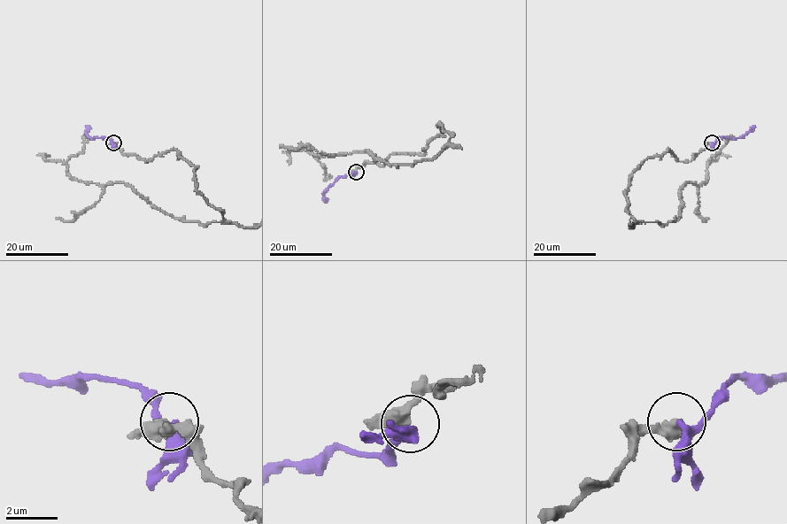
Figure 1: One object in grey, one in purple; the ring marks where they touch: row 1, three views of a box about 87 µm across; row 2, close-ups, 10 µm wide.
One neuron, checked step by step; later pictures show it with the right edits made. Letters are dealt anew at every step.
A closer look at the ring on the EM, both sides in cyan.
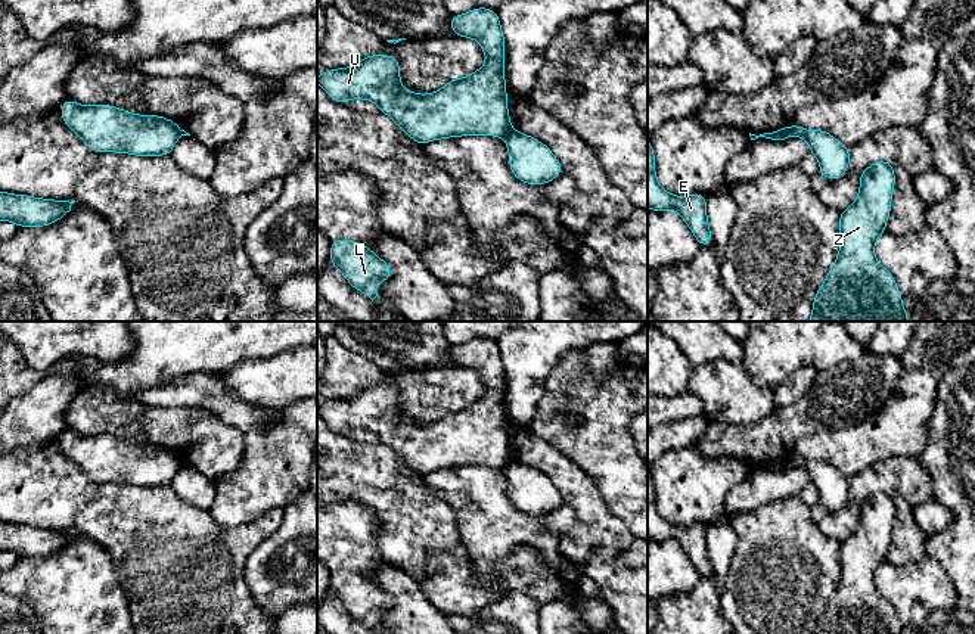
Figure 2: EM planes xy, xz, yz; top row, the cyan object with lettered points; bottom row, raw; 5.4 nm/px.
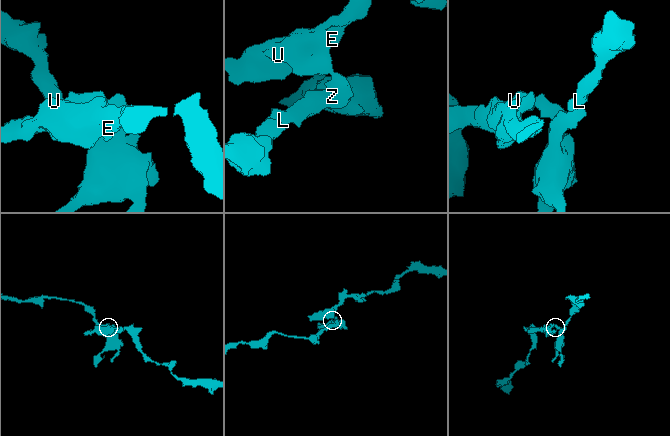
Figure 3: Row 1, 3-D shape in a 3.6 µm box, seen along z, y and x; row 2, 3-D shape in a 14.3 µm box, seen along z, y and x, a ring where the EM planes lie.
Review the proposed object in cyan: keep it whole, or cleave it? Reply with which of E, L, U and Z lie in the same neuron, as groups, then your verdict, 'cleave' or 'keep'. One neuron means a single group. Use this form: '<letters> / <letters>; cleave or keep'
E U / L Z; cleave

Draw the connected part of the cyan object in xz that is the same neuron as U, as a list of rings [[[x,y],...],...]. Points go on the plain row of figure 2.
[[[475,338],[451,345],[456,367],[476,370],[485,394],[468,407],[450,410],[441,420],[417,425],[403,419],[395,385],[363,388],[353,397],[327,400],[317,414],[333,431],[375,432],[416,473],[462,467],[506,467],[512,461],[504,411],[504,366],[496,341]]]

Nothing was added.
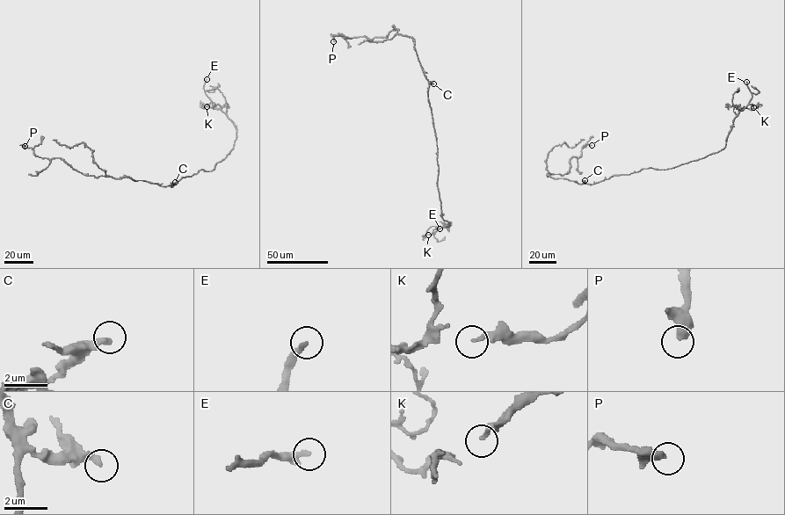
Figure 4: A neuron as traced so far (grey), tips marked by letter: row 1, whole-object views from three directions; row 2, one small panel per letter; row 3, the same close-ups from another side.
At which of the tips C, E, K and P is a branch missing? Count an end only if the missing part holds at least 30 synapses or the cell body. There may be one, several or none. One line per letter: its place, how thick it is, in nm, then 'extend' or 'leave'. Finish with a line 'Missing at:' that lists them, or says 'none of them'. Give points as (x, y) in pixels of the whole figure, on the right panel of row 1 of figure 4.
C: (585, 180) | 320 nm | leave
E: (746, 82) | 260 nm | extend
K: (753, 107) | 160 nm | leave
P: (592, 145) | 380 nm | leave
Missing at: E

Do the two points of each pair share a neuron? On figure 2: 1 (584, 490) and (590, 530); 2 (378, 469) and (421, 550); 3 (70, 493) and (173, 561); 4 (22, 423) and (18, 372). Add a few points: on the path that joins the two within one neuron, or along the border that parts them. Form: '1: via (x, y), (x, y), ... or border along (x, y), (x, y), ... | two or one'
1: via (586, 500), (590, 507), (590, 519) | one
2: via (379, 494), (387, 512), (387, 535), (396, 544) | one
3: via (95, 509), (137, 525), (148, 535) | one
4: border along (49, 375), (44, 375), (30, 389), (15, 397) | two

